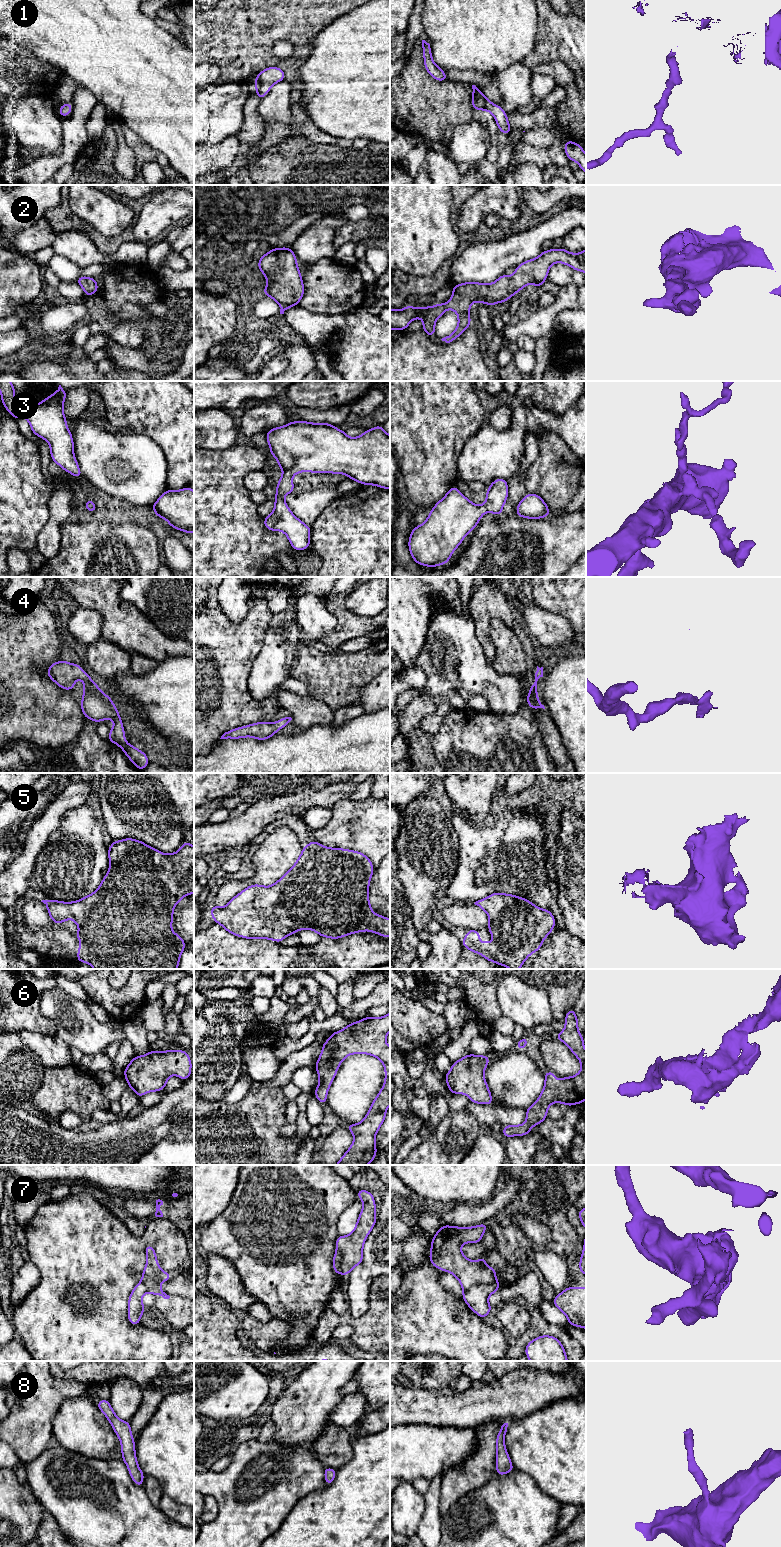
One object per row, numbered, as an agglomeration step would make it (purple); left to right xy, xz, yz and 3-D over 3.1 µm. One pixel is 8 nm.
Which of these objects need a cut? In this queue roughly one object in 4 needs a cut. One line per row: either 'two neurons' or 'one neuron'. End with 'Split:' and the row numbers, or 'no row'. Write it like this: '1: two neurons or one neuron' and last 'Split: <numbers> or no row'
1: one neuron
2: one neuron
3: one neuron
4: one neuron
5: one neuron
6: one neuron
7: two neurons
8: one neuron
Split: 7

